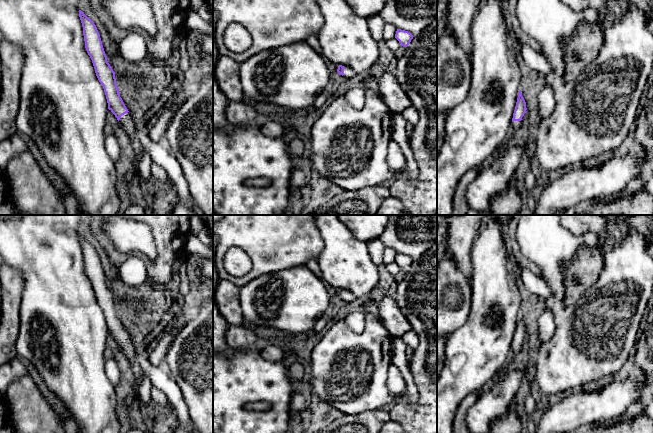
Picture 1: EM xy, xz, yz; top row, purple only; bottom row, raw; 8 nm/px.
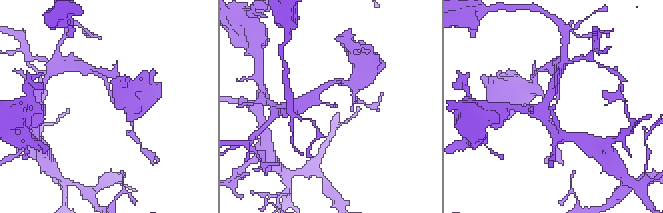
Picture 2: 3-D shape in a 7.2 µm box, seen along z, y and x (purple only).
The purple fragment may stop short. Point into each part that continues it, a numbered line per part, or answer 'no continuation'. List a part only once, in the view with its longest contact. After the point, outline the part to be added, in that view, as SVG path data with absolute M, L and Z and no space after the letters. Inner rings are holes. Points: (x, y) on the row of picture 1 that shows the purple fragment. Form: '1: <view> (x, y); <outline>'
1: xy (125, 122); M129 112L120 117L119 124L132 141L135 138L135 130L133 128Z

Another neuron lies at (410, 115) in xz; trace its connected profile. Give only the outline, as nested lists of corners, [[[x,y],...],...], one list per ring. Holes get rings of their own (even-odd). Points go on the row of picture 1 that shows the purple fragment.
[[[412,105],[403,111],[402,116],[406,124],[410,124],[412,126],[414,126],[418,121],[418,113]]]

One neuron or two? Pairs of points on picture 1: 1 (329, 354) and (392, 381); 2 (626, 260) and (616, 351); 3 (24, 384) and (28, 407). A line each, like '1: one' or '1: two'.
1: two
2: one
3: one

